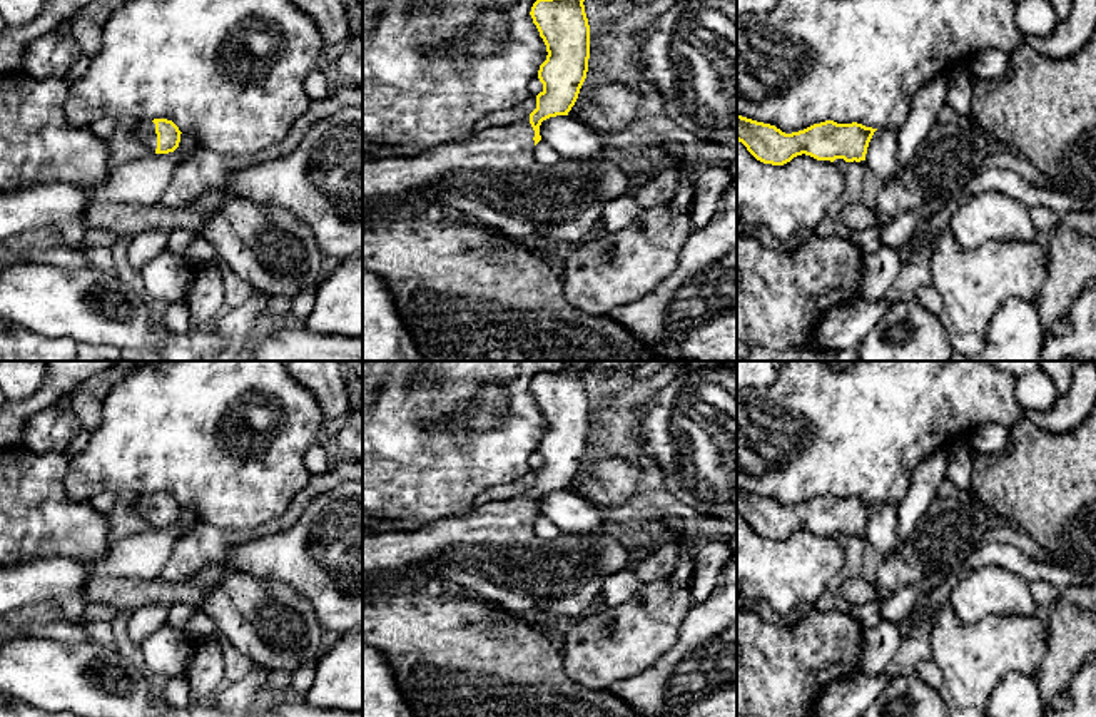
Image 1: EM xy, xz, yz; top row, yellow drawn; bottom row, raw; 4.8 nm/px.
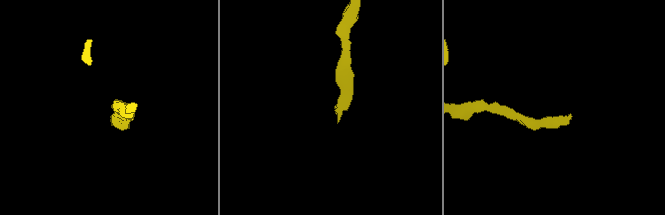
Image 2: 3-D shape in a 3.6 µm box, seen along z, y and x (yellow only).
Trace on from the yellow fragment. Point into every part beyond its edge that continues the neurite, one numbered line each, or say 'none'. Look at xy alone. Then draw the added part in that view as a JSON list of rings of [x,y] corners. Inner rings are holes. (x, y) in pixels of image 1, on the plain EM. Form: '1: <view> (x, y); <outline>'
1: xy (146, 503); [[[139,495],[134,508],[147,523],[157,523],[155,498],[152,495]]]

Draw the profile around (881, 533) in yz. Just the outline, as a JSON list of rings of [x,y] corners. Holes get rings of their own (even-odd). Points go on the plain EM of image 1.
[[[877,503],[867,521],[864,538],[884,558],[897,548],[897,510],[894,503]]]

